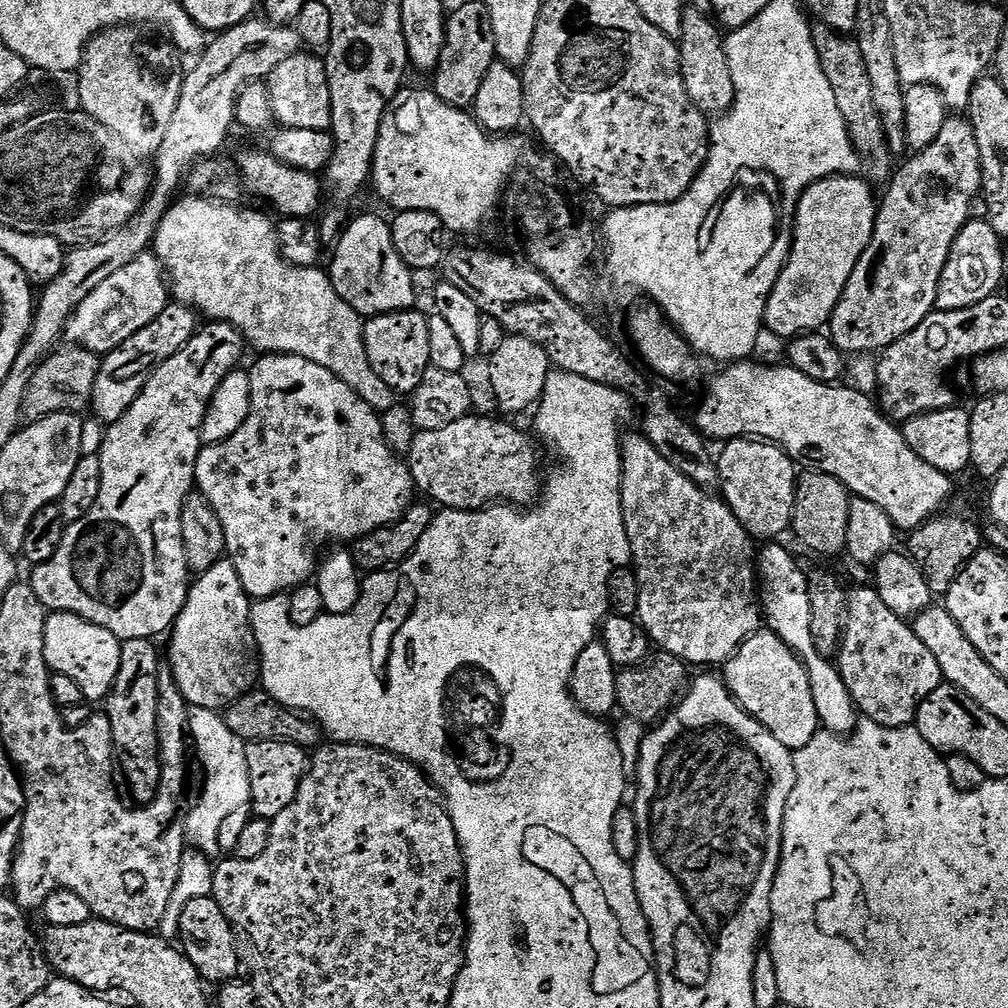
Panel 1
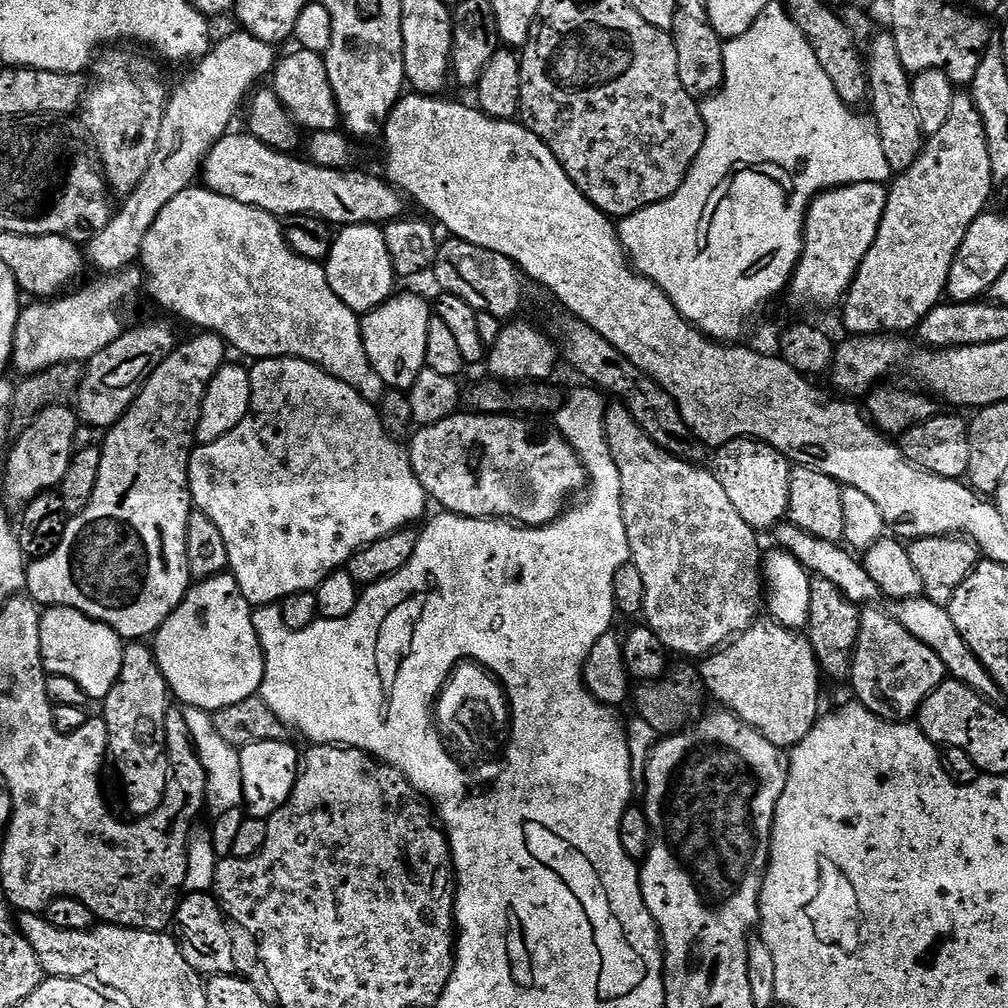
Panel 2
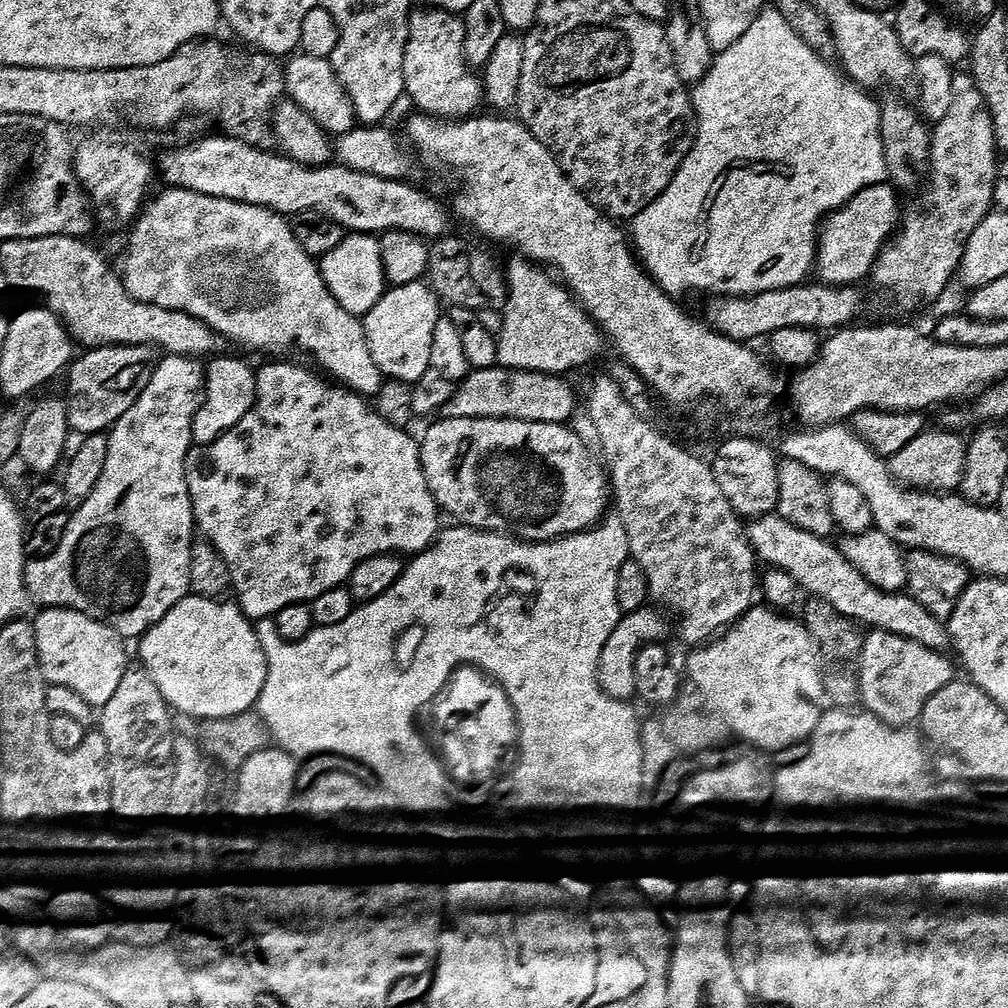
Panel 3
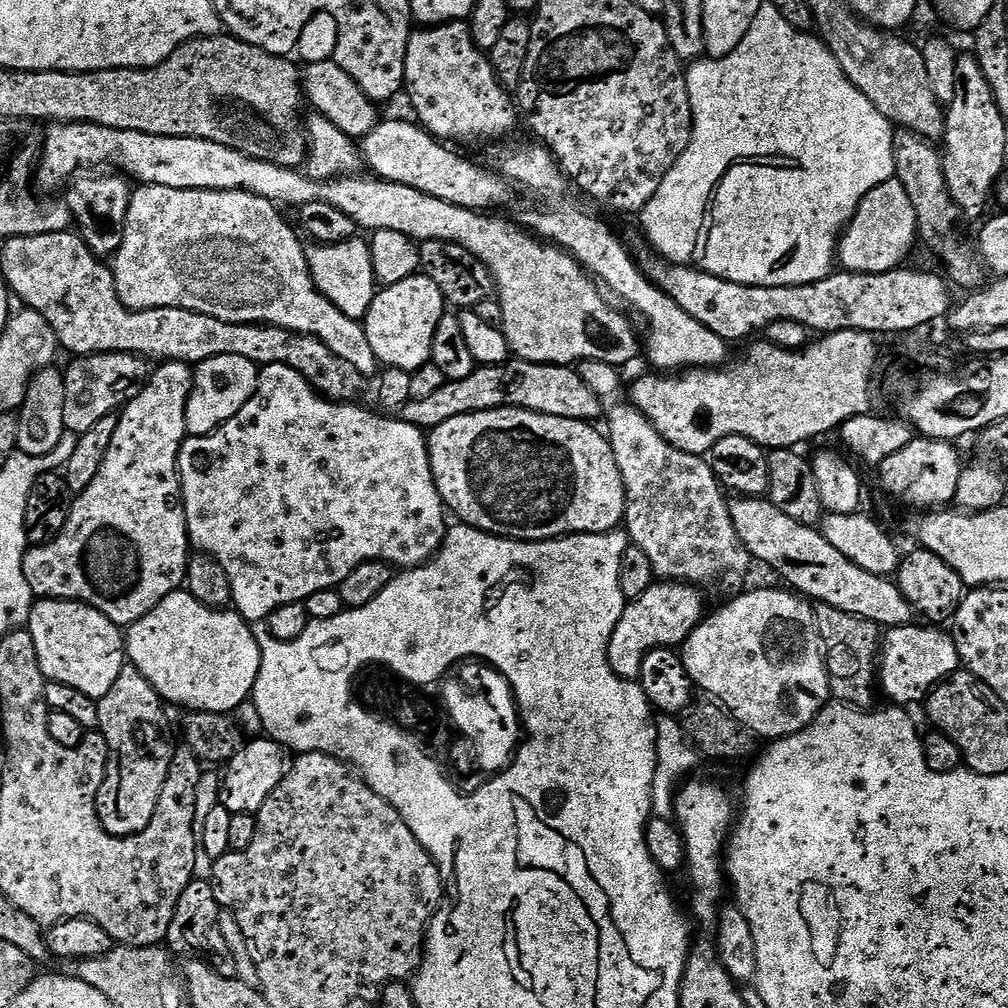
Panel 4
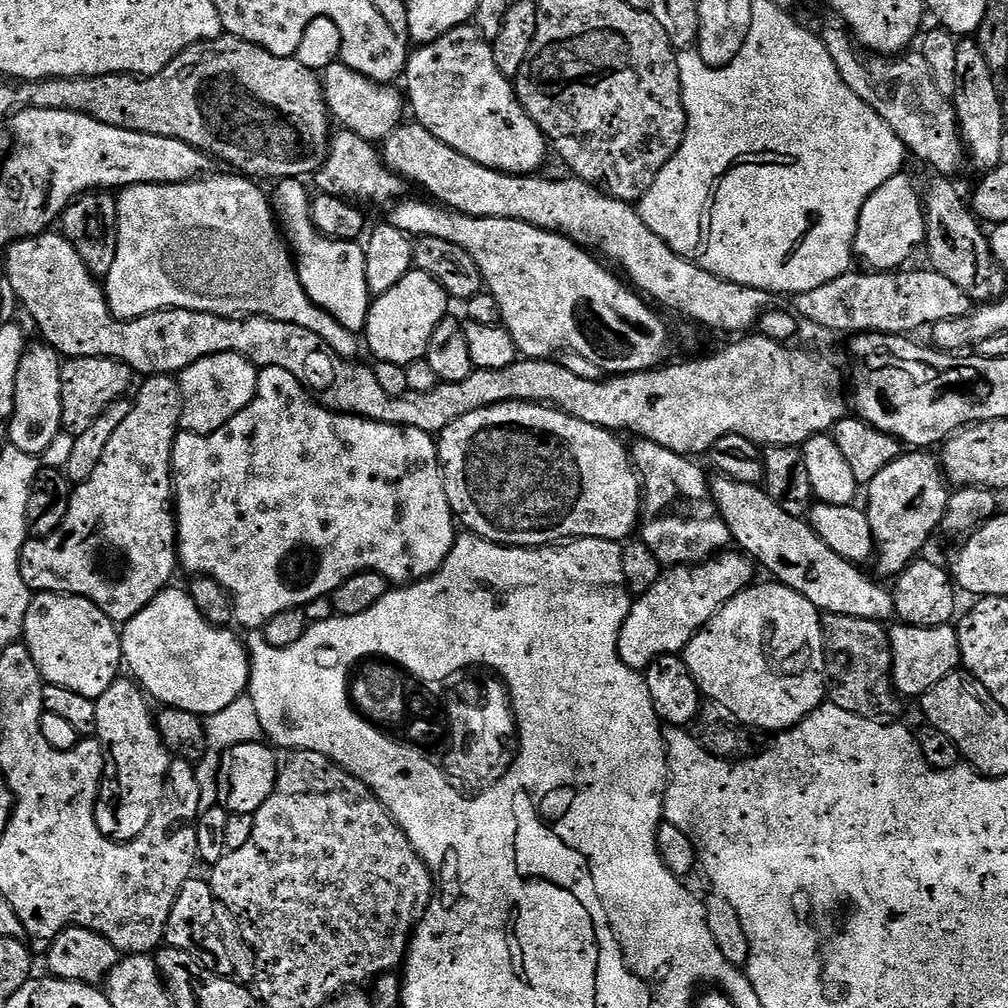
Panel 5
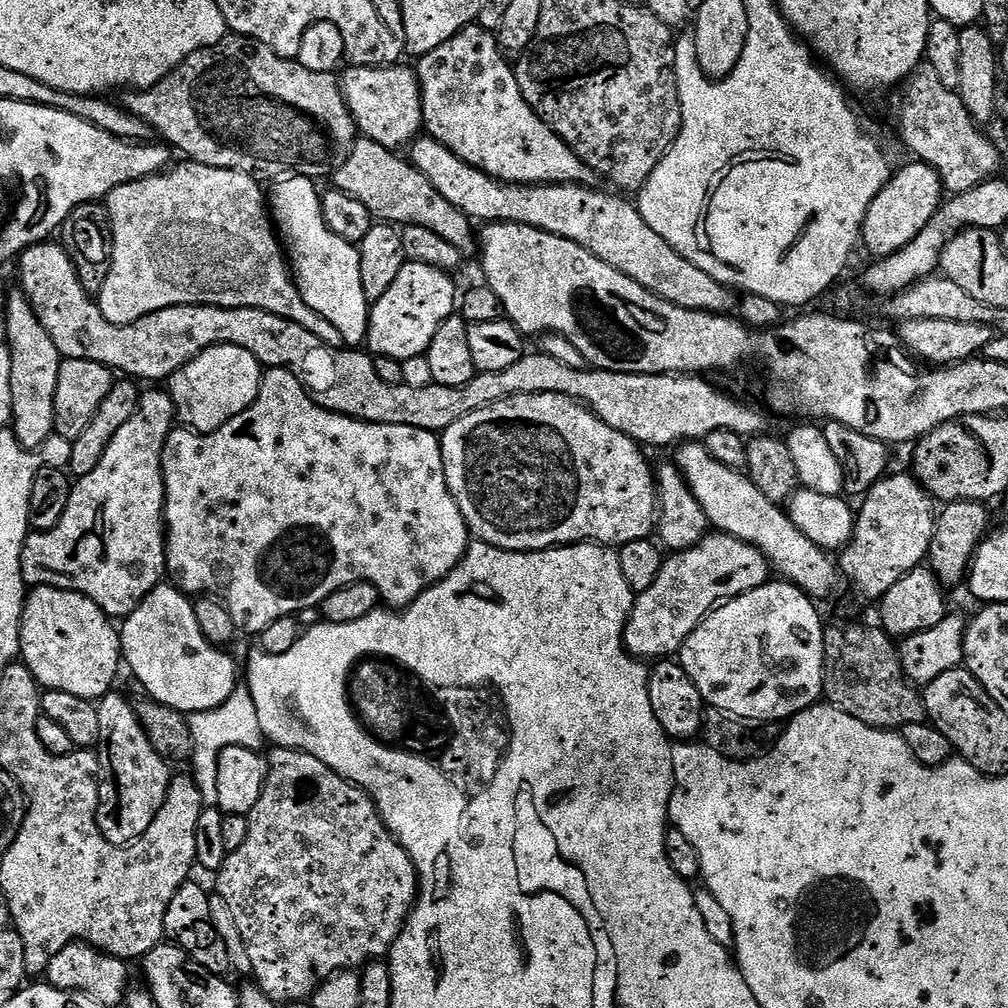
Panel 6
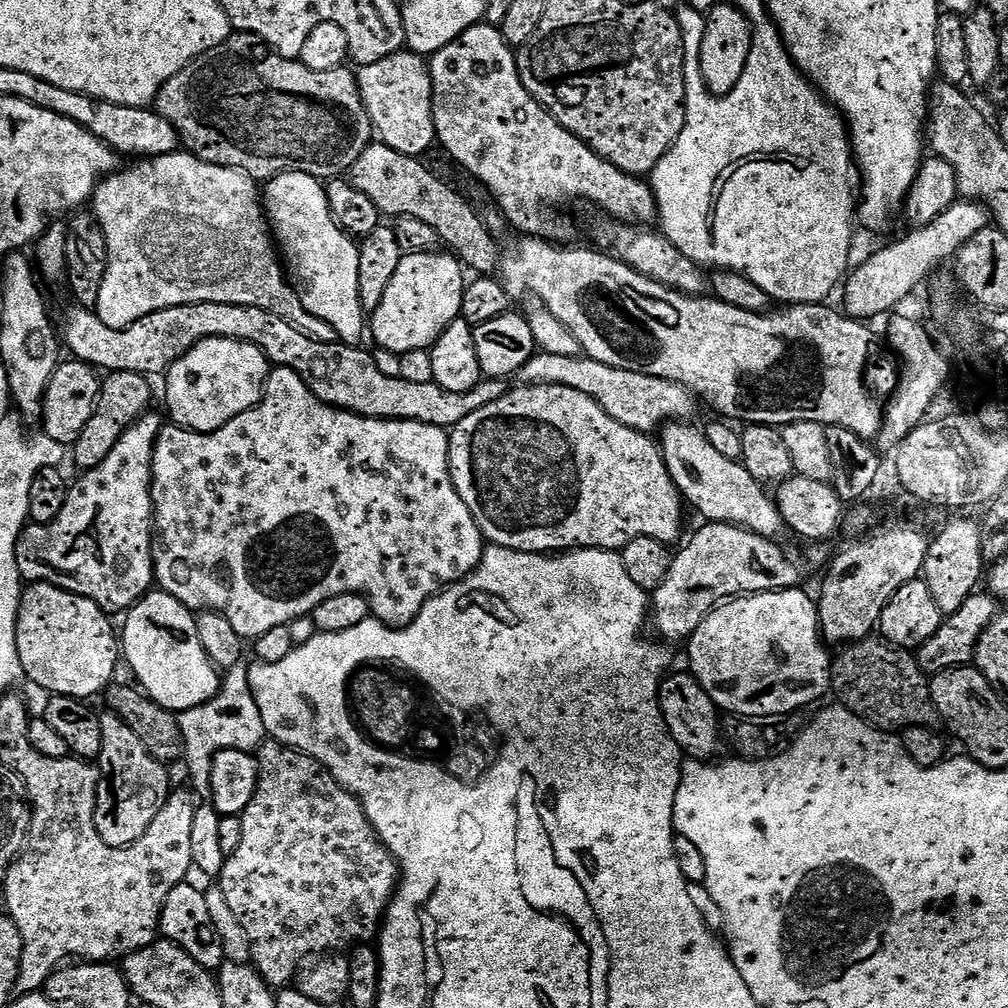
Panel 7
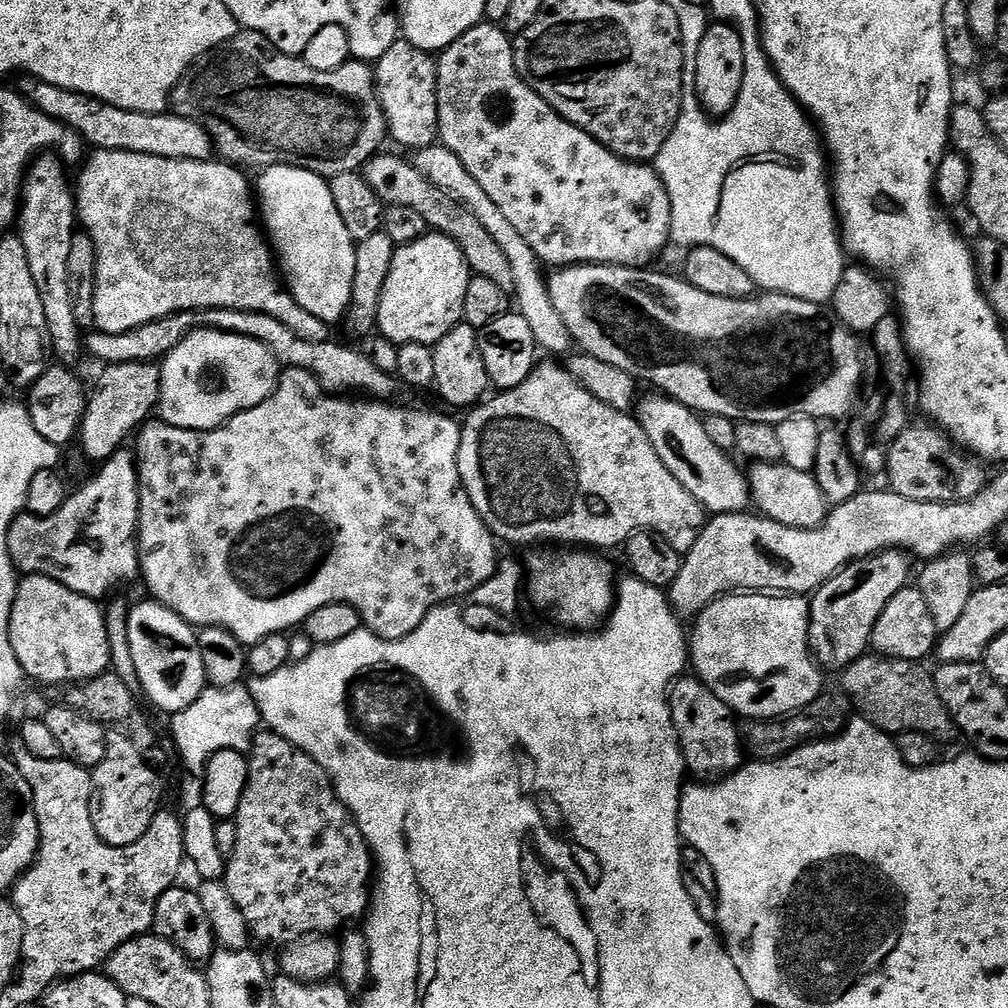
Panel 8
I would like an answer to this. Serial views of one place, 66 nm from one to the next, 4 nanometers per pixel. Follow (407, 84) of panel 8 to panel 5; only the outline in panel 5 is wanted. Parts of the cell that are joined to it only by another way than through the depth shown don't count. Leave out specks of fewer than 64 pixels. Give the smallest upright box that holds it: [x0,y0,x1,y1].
[322,63,406,142]

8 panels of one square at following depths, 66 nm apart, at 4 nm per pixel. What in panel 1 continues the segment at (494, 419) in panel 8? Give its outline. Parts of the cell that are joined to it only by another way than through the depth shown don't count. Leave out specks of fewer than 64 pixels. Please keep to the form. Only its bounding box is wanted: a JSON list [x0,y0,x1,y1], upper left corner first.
[406,415,542,512]

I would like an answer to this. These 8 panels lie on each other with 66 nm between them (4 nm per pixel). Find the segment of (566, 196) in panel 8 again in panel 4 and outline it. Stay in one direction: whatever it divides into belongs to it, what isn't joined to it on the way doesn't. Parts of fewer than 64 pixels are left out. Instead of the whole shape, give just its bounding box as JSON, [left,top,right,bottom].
[404,19,518,142]

